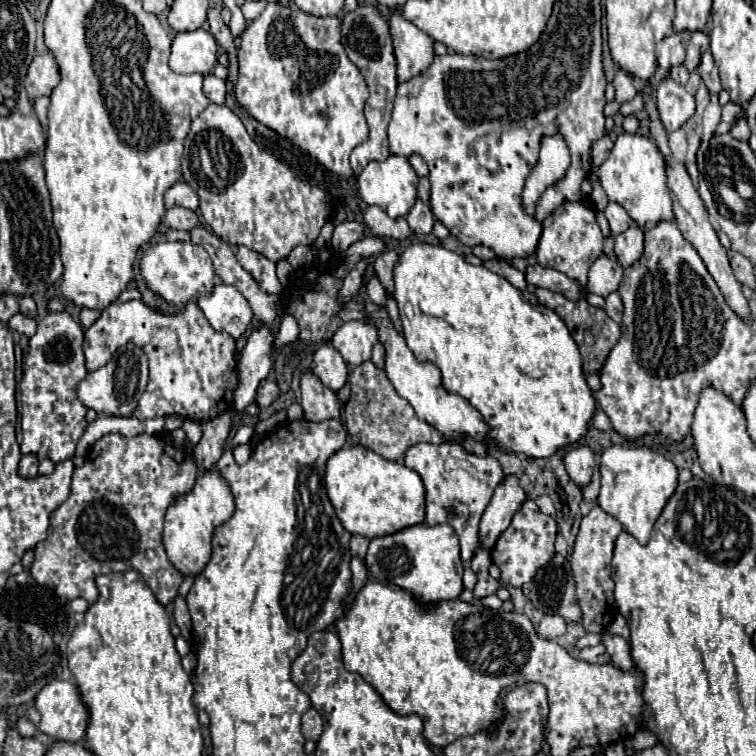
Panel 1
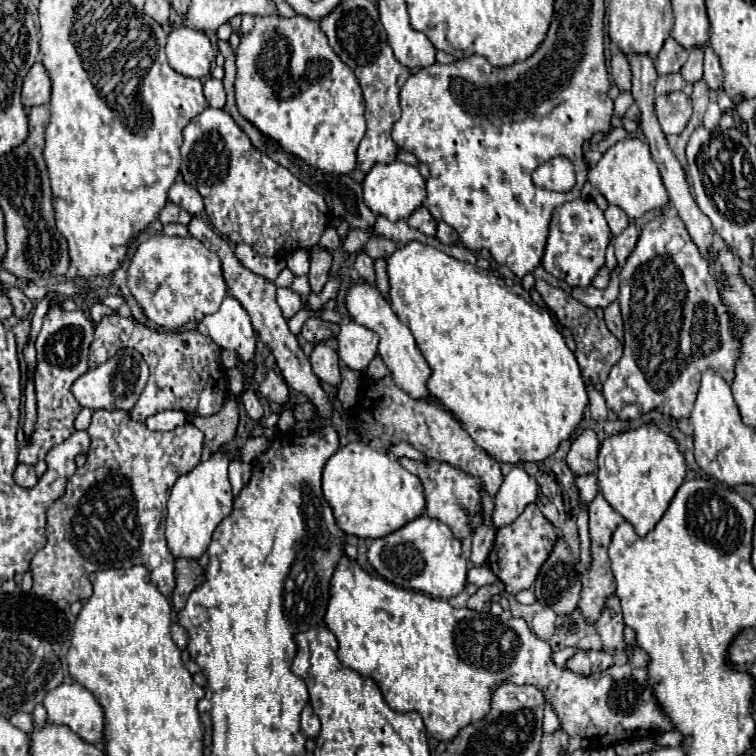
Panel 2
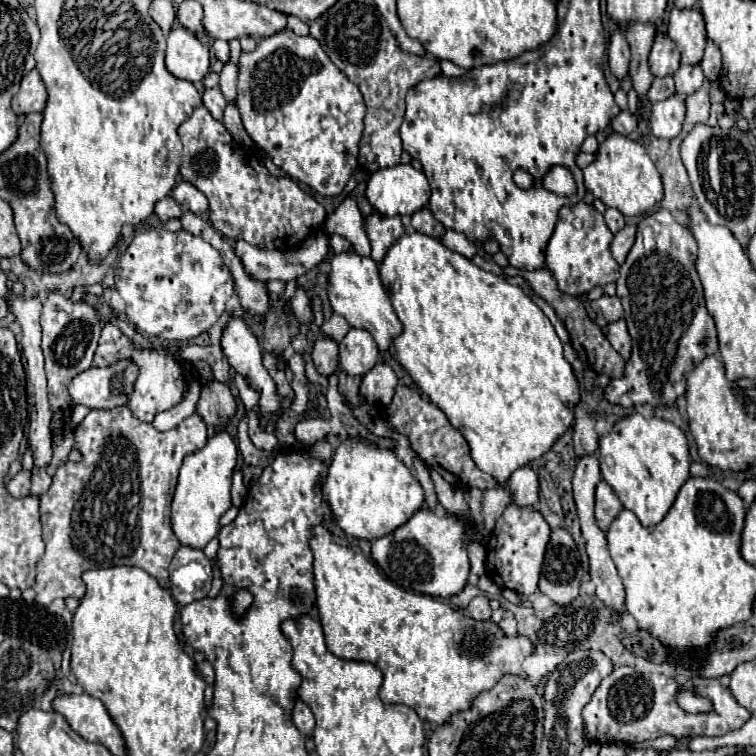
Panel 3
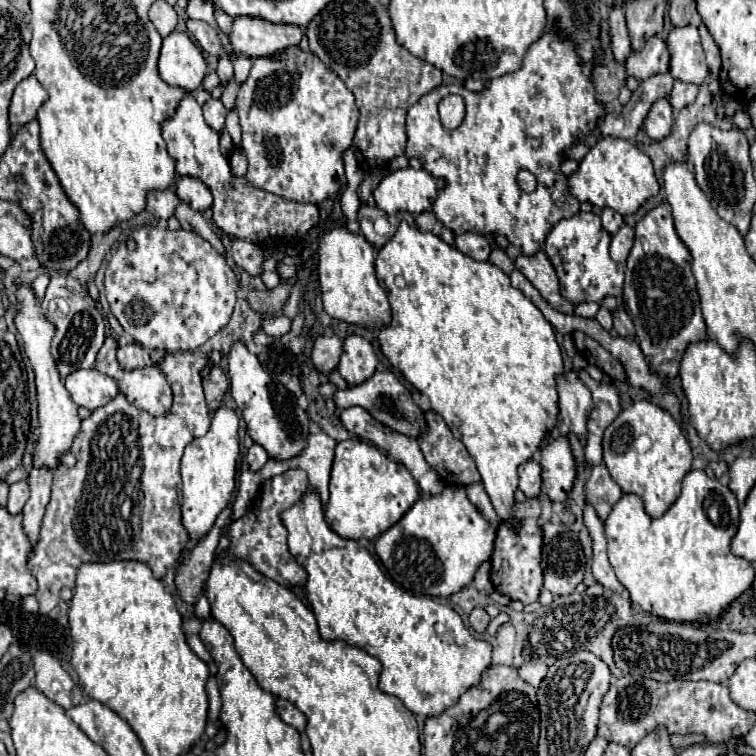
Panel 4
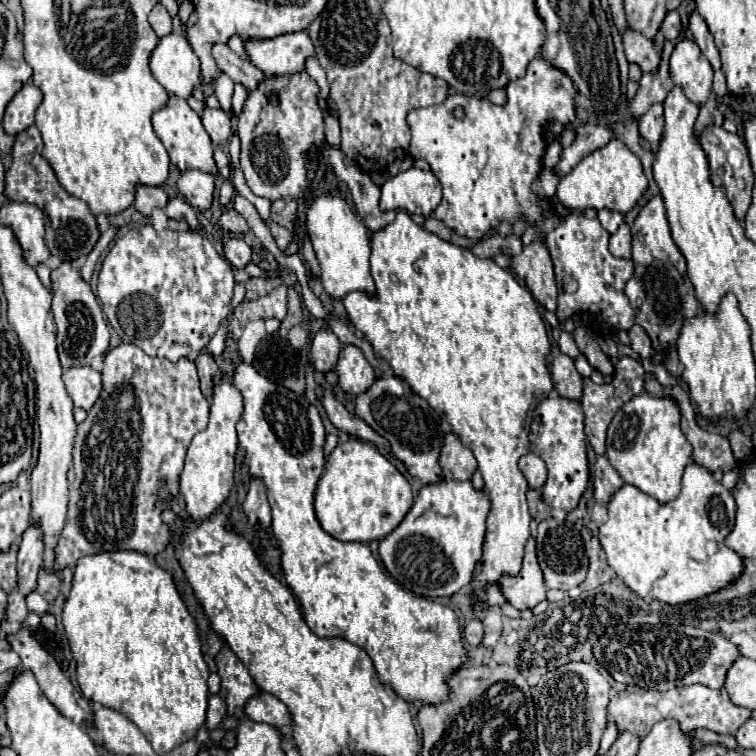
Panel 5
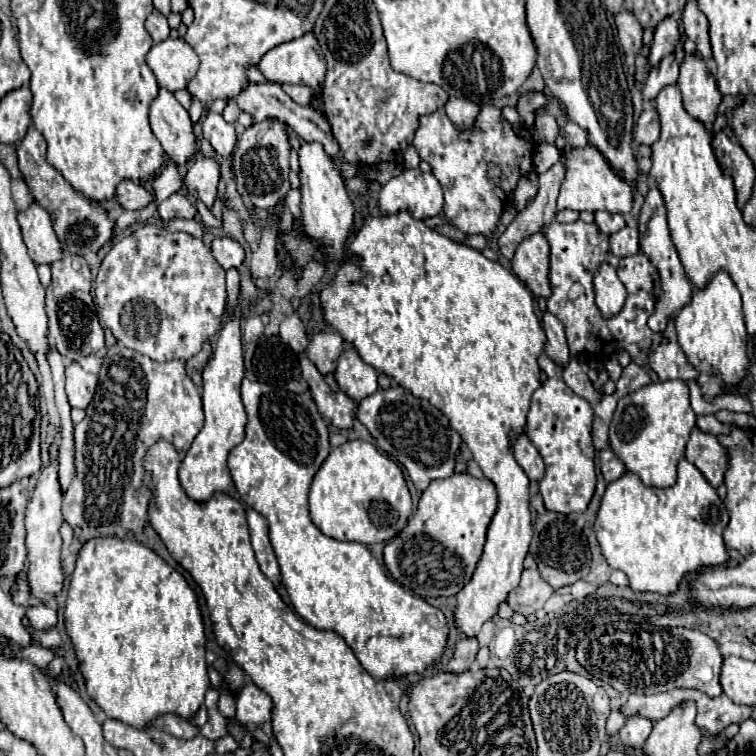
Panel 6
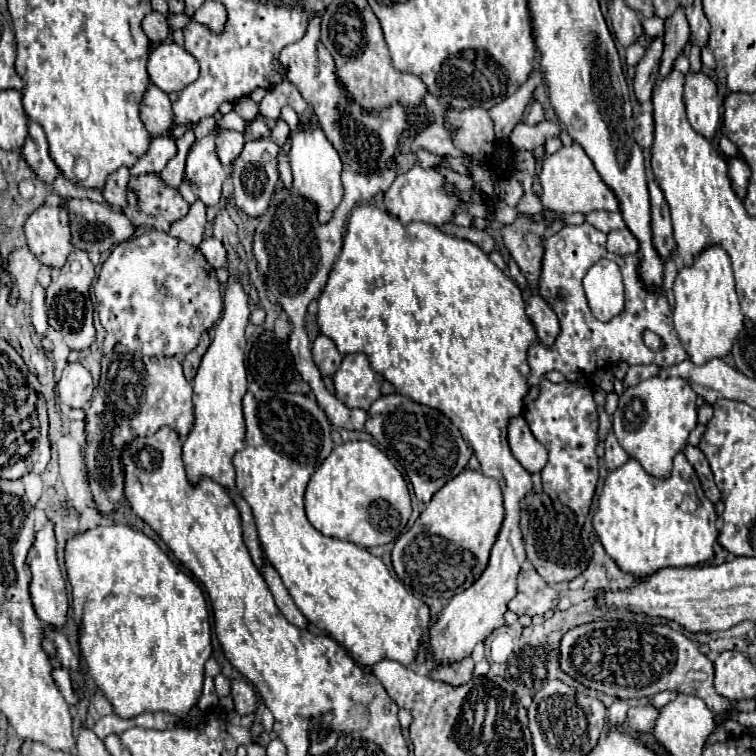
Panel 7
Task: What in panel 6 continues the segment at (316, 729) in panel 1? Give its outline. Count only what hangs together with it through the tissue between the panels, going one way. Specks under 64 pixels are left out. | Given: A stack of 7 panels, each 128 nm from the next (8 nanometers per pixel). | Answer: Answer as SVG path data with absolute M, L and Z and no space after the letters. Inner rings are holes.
M246 684L236 694L236 720L240 724L256 724L262 726L264 722L270 722L272 716L272 698L260 690L256 684Z

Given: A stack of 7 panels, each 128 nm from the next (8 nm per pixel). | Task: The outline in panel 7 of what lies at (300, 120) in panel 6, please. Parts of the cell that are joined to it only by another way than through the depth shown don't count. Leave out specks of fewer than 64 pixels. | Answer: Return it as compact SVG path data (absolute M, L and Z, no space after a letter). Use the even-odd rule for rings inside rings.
M244 96L244 98L236 100L236 102L234 102L234 112L238 112L246 122L254 120L254 118L260 114L258 102L254 102L250 96Z

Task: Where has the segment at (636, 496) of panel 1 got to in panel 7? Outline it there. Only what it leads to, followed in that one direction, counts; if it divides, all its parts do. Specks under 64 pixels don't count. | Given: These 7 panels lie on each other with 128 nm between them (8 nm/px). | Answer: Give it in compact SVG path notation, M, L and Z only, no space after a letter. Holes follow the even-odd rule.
M660 376L648 378L624 390L616 412L612 414L618 444L630 458L638 460L650 476L656 478L670 476L674 456L686 446L688 434L698 424L696 416L696 392L692 392L690 384L680 378L660 380Z

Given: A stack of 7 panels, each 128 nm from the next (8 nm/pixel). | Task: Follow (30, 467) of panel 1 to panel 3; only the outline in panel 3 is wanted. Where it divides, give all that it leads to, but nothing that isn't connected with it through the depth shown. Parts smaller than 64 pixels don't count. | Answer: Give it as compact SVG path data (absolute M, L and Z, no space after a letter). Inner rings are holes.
M20 470L10 482L8 482L8 492L16 498L24 498L30 494L30 484L32 484L32 474L30 470Z

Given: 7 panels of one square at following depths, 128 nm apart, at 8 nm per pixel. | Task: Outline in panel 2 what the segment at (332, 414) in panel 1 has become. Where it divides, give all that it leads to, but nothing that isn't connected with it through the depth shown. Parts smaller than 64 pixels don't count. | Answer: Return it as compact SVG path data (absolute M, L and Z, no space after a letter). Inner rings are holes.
M192 218L188 230L190 230L190 234L192 234L194 238L204 240L206 246L208 246L208 250L214 252L214 254L220 258L220 262L222 262L222 274L224 274L228 292L230 292L232 296L236 296L236 298L240 300L240 304L244 306L244 310L250 314L250 320L252 320L252 326L254 326L256 334L258 334L260 340L262 340L264 344L268 344L268 348L272 350L272 354L274 354L274 358L276 358L276 364L278 364L278 368L280 368L280 372L282 372L286 384L288 384L292 390L298 390L300 394L304 394L306 398L310 398L310 402L314 404L318 416L328 418L328 416L332 414L330 398L328 398L328 394L324 392L324 388L322 388L318 376L312 372L310 362L308 362L308 358L304 356L304 352L300 350L296 336L288 330L286 318L282 316L282 310L280 310L280 306L278 306L278 302L276 302L276 286L274 286L272 282L264 280L262 276L250 272L248 268L244 268L244 266L238 262L238 258L234 256L234 250L230 248L230 244L228 244L220 234L216 234L204 220Z

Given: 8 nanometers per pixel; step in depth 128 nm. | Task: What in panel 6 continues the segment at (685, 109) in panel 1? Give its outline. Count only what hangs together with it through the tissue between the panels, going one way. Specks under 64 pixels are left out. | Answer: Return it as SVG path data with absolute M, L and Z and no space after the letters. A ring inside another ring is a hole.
M646 108L646 110L640 114L640 118L638 118L636 126L634 126L634 138L636 138L636 142L640 142L640 144L652 146L652 144L658 140L658 136L660 136L658 112L656 112L656 108Z

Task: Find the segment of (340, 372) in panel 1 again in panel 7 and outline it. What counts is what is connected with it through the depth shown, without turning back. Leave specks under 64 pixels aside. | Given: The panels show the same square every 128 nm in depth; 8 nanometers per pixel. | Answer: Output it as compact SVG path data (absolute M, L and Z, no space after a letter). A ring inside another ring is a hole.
M320 334L312 344L312 360L316 362L322 376L332 376L342 362L342 354L338 352L332 338Z

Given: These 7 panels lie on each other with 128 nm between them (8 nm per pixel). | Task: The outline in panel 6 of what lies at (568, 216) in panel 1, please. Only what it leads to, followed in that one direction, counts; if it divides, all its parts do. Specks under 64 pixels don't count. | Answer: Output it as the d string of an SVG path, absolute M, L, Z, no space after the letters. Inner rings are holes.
M576 220L572 224L560 224L552 222L544 236L550 244L550 284L552 284L552 296L548 298L548 312L552 312L566 328L566 338L572 354L584 352L588 348L590 336L598 336L600 340L606 340L610 348L624 348L630 352L632 362L646 366L648 356L648 344L662 340L662 334L656 334L648 328L646 320L652 314L654 304L654 282L658 280L656 268L652 268L652 262L640 252L630 258L616 258L612 256L608 248L609 236L600 232L596 224L586 224L582 220ZM608 262L616 268L618 278L622 280L627 290L627 298L622 310L612 318L602 318L598 312L598 306L594 302L594 272L600 268L600 264Z

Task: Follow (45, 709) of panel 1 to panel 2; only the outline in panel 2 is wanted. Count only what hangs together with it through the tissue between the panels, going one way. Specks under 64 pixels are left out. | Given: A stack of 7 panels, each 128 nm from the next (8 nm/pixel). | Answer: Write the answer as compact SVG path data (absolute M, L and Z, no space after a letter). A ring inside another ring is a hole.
M60 684L44 696L42 704L50 724L68 726L86 742L104 742L104 712L84 686Z

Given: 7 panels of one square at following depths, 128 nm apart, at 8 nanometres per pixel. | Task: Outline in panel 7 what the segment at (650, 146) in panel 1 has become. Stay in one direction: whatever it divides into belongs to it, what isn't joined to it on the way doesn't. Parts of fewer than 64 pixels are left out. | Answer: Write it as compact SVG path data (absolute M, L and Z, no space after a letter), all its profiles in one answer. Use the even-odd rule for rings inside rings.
M580 144L572 146L562 146L556 154L548 156L540 174L540 184L542 184L542 204L544 208L552 208L558 214L588 214L594 210L606 210L614 212L620 208L616 194L612 192L610 186L604 184L600 174L596 172L592 160L580 148Z

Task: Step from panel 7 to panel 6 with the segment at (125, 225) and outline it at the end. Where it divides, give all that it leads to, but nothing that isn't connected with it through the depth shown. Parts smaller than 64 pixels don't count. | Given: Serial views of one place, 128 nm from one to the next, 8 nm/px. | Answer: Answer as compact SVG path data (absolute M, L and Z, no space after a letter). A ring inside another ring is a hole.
M30 126L26 136L18 146L18 166L24 182L30 188L36 204L40 204L46 212L50 212L54 222L54 232L62 244L62 250L68 254L86 256L86 252L98 252L110 238L114 236L114 222L108 220L106 212L96 208L88 198L78 194L62 176L46 162L46 140L44 136Z

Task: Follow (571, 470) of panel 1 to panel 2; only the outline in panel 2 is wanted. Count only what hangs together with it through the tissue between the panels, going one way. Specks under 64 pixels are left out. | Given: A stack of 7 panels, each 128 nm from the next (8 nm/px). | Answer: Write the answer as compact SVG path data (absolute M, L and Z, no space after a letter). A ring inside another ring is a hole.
M584 430L570 446L570 452L566 456L568 468L574 472L574 476L584 476L596 470L596 456L598 456L600 442L596 438L594 430Z

